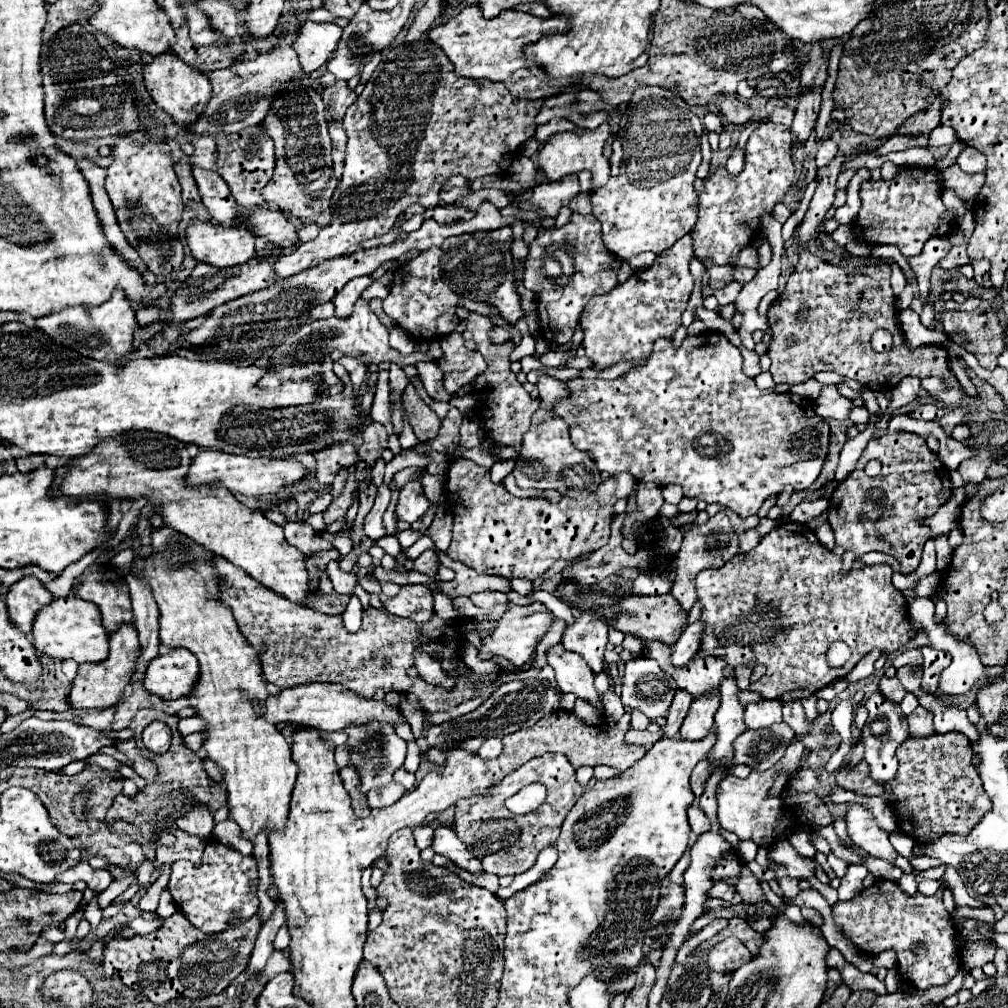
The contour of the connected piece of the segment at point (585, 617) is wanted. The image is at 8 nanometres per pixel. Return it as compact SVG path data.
M583 613L565 629L561 643L567 651L584 657L595 674L603 671L604 651L608 643L608 625L603 617Z

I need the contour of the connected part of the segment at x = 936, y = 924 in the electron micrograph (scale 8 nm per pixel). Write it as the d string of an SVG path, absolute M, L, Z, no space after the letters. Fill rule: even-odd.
M875 881L857 897L837 901L833 905L833 921L855 947L867 953L895 949L901 979L925 991L949 983L961 969L957 929L943 904L943 889L941 886L934 896L923 897L921 893L903 893L895 881Z

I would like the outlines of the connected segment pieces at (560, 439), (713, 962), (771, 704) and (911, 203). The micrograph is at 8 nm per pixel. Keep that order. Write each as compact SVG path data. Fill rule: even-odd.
M541 377L537 383L539 397L541 397L541 407L533 415L533 425L523 437L523 447L521 453L515 461L515 481L521 489L537 487L537 489L555 489L565 497L571 499L585 499L591 493L597 491L601 483L601 471L597 471L593 459L589 455L577 451L573 443L569 441L569 427L561 417L551 415L551 407L557 399L569 395L569 389L565 387L565 381L557 381L553 377Z
M729 937L721 943L717 943L711 951L709 951L709 969L711 971L735 971L741 965L749 963L753 959L753 955L749 953L749 949L737 939L737 937Z
M763 699L759 703L749 703L745 707L745 725L747 729L761 729L781 723L781 701Z
M901 167L899 175L891 181L865 181L861 185L861 211L857 217L857 235L863 241L871 241L871 243L893 243L899 247L899 251L909 257L909 255L917 255L921 253L923 243L929 237L935 235L949 235L951 231L955 231L955 221L953 215L945 209L943 201L941 201L941 177L939 171L935 171L933 167Z

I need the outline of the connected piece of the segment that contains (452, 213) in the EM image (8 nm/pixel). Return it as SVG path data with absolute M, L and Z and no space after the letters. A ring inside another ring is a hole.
M450 205L449 207L436 206L433 209L433 219L435 219L439 224L450 224L452 221L458 219L458 213L456 212L456 207Z

